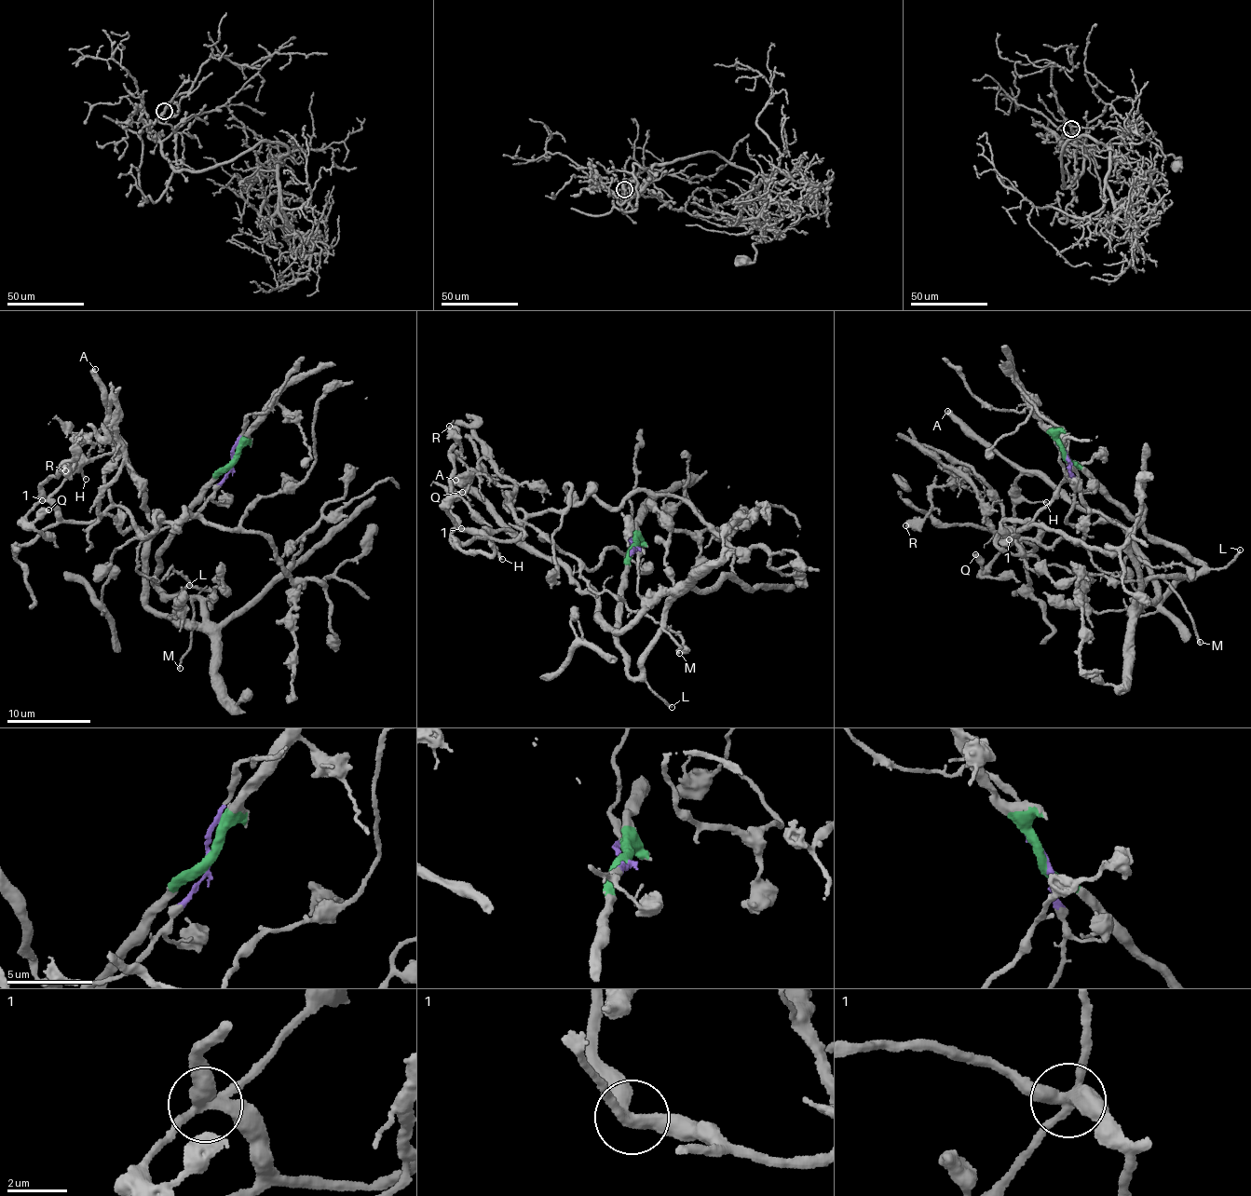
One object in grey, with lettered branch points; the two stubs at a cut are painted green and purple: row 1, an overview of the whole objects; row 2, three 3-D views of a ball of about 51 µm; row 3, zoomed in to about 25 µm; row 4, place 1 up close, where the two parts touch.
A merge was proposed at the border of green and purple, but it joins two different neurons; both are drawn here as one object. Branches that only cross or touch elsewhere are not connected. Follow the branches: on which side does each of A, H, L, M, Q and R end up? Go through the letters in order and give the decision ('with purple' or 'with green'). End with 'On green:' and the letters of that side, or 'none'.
A: with green
H: with green
L: with green
M: with green
Q: with green
R: with purple
On green: A, H, L, M, Q

